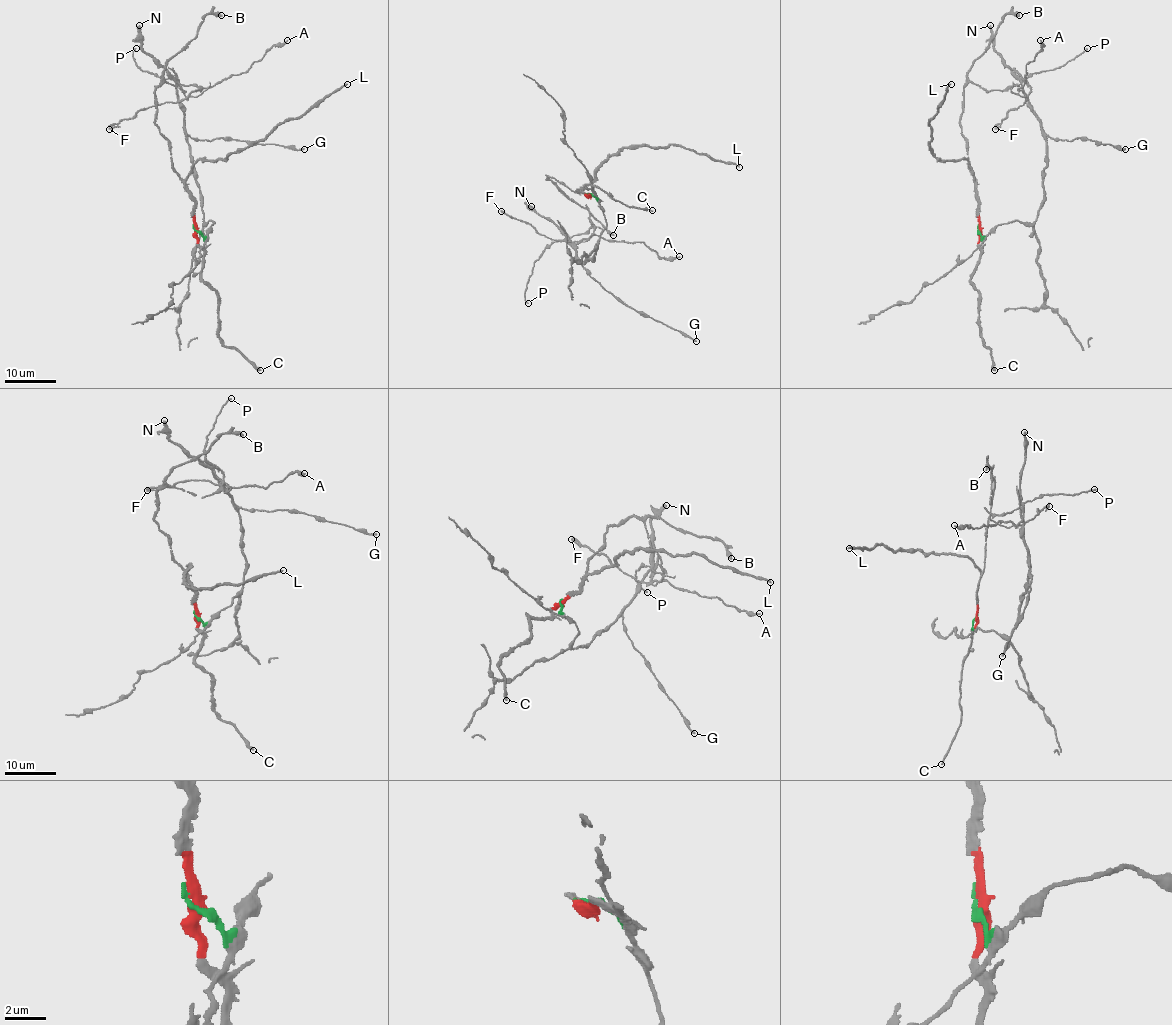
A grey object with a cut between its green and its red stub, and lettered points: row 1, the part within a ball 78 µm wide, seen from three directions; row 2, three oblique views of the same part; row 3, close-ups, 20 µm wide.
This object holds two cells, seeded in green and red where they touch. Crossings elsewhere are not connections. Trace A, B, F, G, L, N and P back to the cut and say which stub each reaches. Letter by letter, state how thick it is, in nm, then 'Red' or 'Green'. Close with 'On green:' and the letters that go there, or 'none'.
A: Thickness 240 nm. Green
B: Thickness 380 nm. Red
F: Thickness 240 nm. Green
G: Thickness 200 nm. Green
L: Thickness 260 nm. Red
N: Thickness 300 nm. Green
P: Thickness 140 nm. Green
On green: A, F, G, N, P

